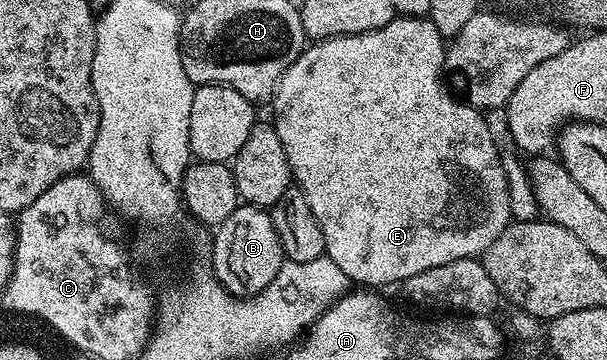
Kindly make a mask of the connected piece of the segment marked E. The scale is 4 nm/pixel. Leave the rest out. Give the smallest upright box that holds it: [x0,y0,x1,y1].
[274,16,512,288]

